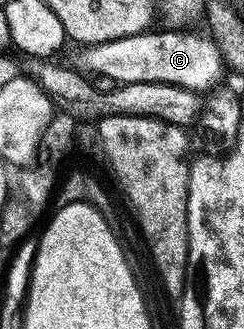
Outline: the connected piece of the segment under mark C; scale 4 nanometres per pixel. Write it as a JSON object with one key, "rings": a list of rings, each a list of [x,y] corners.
{"rings":[[[147,31],[135,33],[133,37],[121,37],[115,41],[105,41],[95,45],[84,45],[74,43],[65,50],[65,64],[77,73],[85,73],[93,76],[108,76],[117,83],[127,85],[128,83],[168,83],[179,85],[185,89],[195,91],[210,91],[219,84],[218,81],[224,72],[224,62],[217,43],[209,36],[201,37],[198,33],[154,33]]]}

